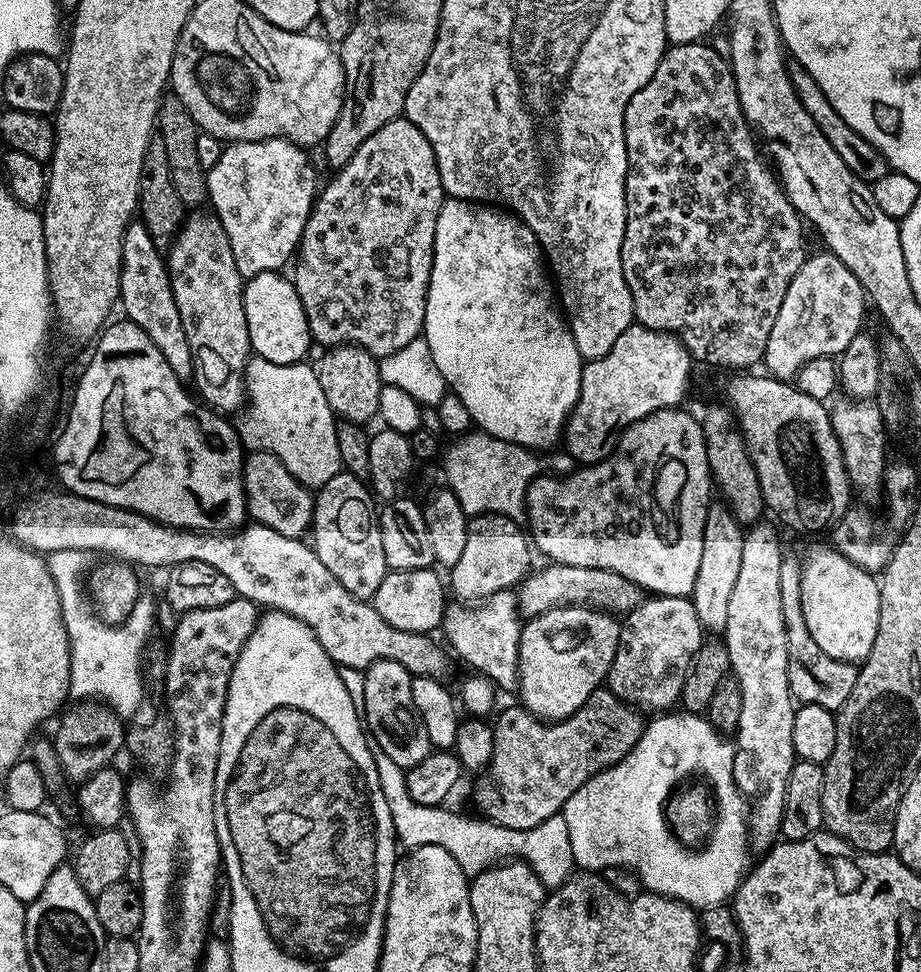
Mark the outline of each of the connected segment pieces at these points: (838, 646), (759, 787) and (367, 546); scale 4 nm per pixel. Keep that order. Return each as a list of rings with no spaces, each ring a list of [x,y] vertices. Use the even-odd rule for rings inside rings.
[[[831,546],[814,549],[805,560],[802,560],[799,570],[802,618],[806,618],[806,630],[810,630],[813,645],[842,664],[859,665],[870,654],[870,646],[874,646],[874,638],[878,634],[880,586],[877,577],[859,568],[850,558],[844,557]]]
[[[757,522],[744,533],[742,566],[730,593],[722,639],[730,654],[731,675],[740,683],[742,712],[734,733],[736,757],[732,781],[750,805],[746,817],[753,849],[767,850],[780,836],[786,782],[798,757],[794,750],[794,714],[797,705],[788,685],[786,622],[782,618],[782,589],[778,578],[786,549],[780,545],[777,525]]]
[[[348,471],[334,474],[334,478],[315,493],[310,543],[318,558],[322,558],[322,563],[330,569],[330,574],[334,574],[348,593],[359,600],[371,601],[390,570],[386,553],[382,551],[377,501],[365,481]]]

